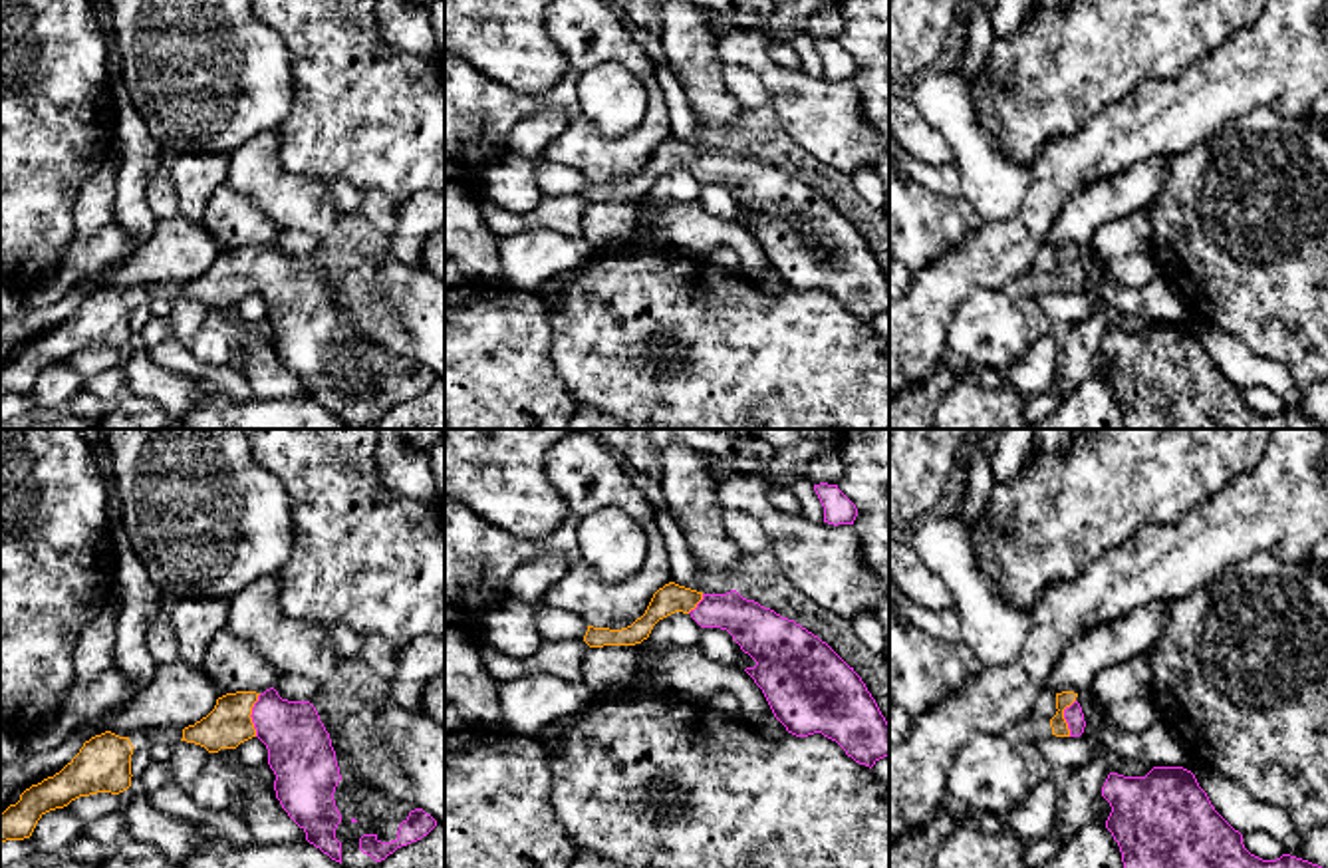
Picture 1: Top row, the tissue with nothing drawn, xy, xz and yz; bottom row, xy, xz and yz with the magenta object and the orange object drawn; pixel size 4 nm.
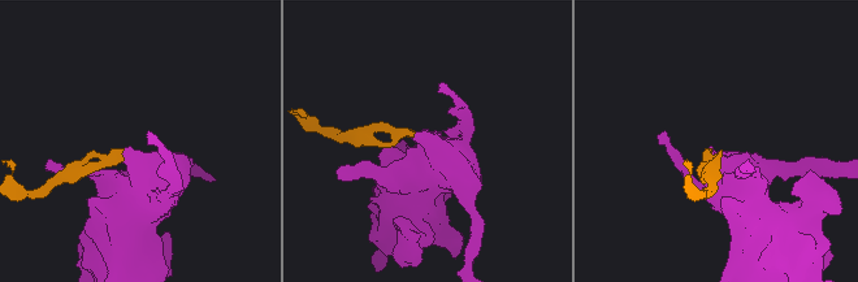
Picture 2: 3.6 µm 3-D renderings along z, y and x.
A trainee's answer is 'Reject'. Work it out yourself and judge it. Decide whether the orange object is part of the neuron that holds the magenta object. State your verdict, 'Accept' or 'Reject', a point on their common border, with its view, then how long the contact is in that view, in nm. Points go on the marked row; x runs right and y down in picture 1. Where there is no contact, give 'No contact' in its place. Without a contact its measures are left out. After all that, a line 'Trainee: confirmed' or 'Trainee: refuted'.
Accept. Touches magenta at xy (251, 716). Shared border 180 nm
Trainee: refuted

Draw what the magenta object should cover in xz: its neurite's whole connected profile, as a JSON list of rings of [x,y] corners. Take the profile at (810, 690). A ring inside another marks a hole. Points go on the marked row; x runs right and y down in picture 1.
[[[669,582],[653,594],[645,614],[631,626],[621,630],[588,626],[584,642],[590,648],[635,646],[649,638],[659,620],[675,612],[689,614],[701,628],[721,628],[732,636],[740,650],[756,661],[754,667],[744,671],[762,689],[774,717],[788,733],[796,737],[822,733],[836,741],[848,757],[869,769],[879,759],[889,757],[889,723],[854,667],[794,620],[742,598],[736,590],[703,594]]]

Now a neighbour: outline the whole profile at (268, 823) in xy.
[[[236,749],[218,751],[224,761],[232,759],[238,765],[238,789],[242,791],[242,818],[248,832],[258,844],[282,844],[306,838],[300,828],[276,798],[274,785],[256,779],[252,769],[244,767]]]

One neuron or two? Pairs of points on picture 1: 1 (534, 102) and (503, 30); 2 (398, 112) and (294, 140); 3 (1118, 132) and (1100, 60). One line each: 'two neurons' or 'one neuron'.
1: two neurons
2: one neuron
3: two neurons

